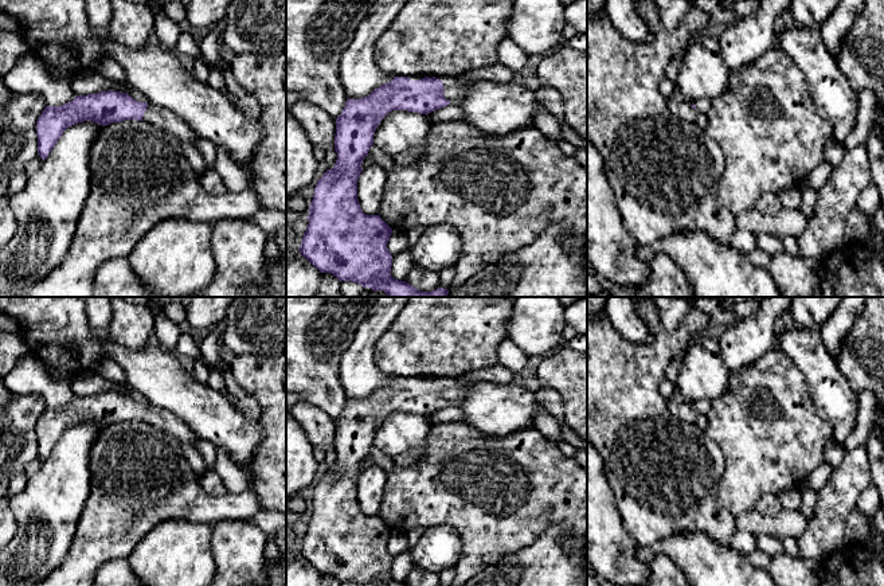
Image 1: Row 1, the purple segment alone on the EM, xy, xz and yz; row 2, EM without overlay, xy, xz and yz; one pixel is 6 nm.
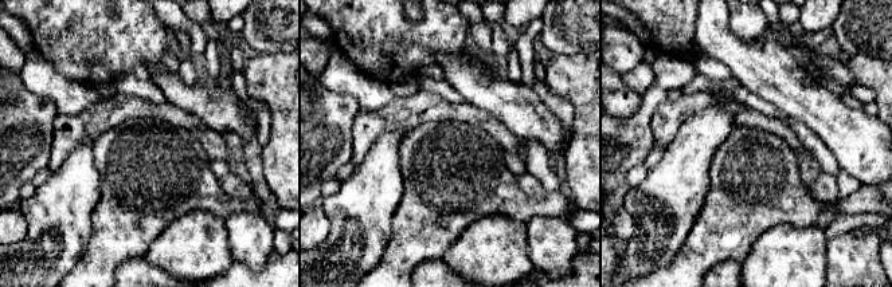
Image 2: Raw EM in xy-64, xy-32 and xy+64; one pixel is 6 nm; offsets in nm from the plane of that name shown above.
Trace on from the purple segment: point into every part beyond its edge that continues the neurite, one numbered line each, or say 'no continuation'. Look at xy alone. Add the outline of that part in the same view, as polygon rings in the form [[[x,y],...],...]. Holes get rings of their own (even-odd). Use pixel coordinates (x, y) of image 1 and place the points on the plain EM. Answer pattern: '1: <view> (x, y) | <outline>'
1: xy (160, 418) | [[[148,405],[142,422],[167,431],[175,435],[181,444],[193,448],[196,448],[195,445],[200,440],[199,435],[173,413],[153,405]]]

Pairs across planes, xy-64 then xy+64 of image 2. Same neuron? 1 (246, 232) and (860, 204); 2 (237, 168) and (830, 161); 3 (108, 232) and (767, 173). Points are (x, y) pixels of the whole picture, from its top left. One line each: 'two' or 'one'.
1: two
2: two
3: one

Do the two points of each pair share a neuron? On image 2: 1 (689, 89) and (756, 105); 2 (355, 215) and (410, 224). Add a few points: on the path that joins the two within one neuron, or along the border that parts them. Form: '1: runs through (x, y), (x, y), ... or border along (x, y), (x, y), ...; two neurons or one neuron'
1: runs through (705, 86), (731, 86), (740, 94); one neuron
2: border along (403, 192), (392, 217), (390, 240), (383, 252); two neurons

